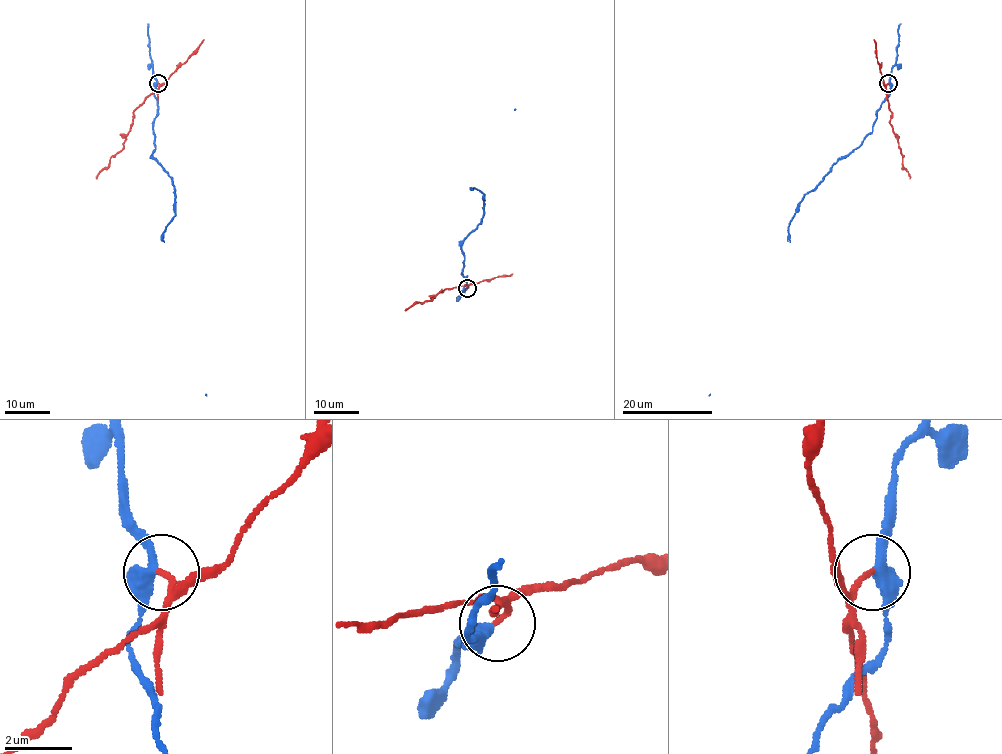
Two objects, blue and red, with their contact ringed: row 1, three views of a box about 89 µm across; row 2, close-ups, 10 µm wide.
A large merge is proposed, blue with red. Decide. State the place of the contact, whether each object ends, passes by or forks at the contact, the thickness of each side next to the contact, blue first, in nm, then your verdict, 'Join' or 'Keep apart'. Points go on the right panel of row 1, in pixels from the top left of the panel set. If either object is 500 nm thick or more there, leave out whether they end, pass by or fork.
Place: (888, 83). At the ring blue passes by. At the ring red passes by. Thickness 360 nm (blue) against 110 nm. Keep apart

